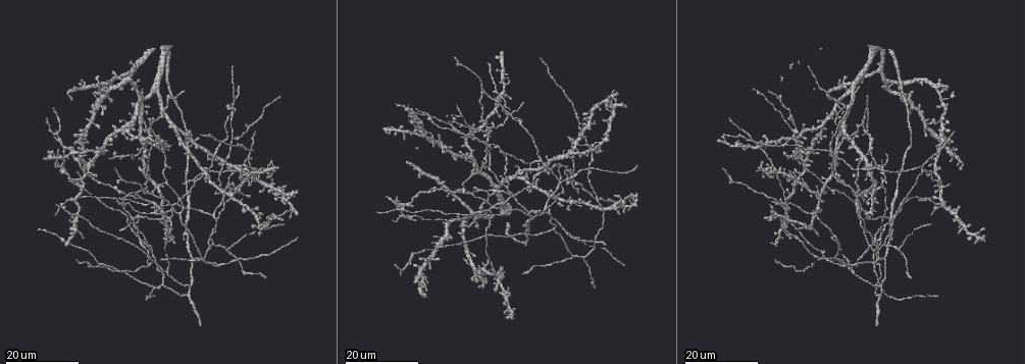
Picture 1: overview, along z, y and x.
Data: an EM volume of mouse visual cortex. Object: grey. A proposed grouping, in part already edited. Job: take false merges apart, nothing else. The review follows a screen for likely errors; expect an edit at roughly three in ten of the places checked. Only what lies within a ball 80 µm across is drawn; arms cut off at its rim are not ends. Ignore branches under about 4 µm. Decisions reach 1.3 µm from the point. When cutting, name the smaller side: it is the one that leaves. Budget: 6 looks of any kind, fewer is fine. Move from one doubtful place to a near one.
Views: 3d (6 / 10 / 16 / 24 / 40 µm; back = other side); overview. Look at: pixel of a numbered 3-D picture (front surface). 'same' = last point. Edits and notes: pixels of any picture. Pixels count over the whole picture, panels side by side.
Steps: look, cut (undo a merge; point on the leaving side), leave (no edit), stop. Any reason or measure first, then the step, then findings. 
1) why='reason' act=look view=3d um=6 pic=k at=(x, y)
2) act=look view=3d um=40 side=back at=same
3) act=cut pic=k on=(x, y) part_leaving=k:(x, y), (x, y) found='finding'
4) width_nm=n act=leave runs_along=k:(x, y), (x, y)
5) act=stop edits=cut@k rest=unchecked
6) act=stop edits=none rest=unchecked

why='thick turns thin' act=look view=3d um=16 pic=1 at=(237, 139)

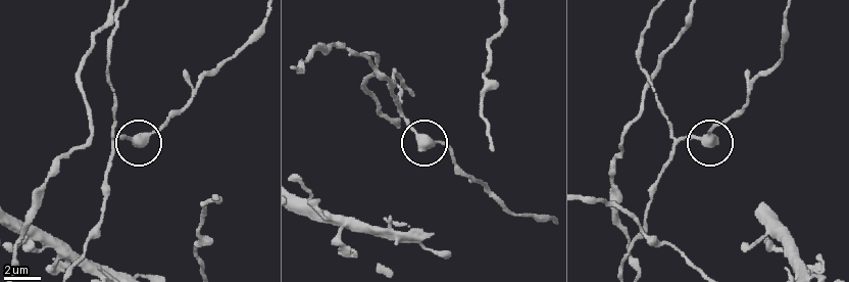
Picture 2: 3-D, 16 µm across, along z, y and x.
act=look view=3d um=10 pic=2 at=(709, 133)

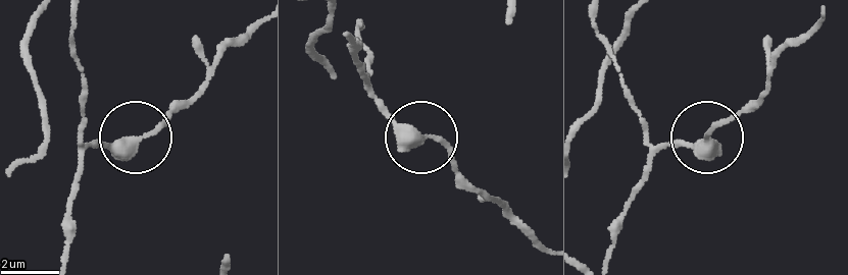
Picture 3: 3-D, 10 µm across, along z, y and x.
width_nm=360 act=leave runs_along=3:(606, 259), (611, 222), (653, 157), (699, 140), (760, 94) found='all the same neuron'

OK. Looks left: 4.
why='three-way junction' act=look view=3d um=24 pic=1 at=(211, 242)

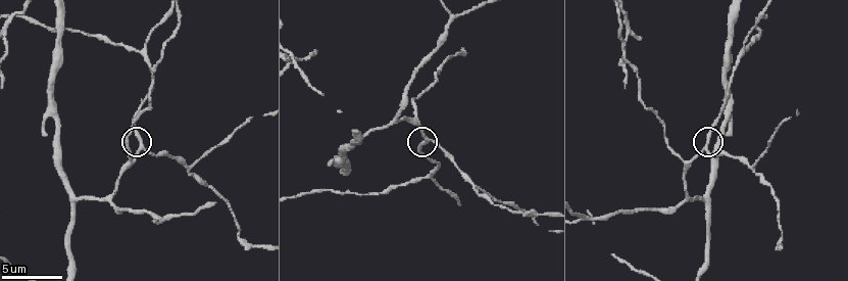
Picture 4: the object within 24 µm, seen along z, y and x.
act=look view=3d um=6 pic=4 at=(140, 148)

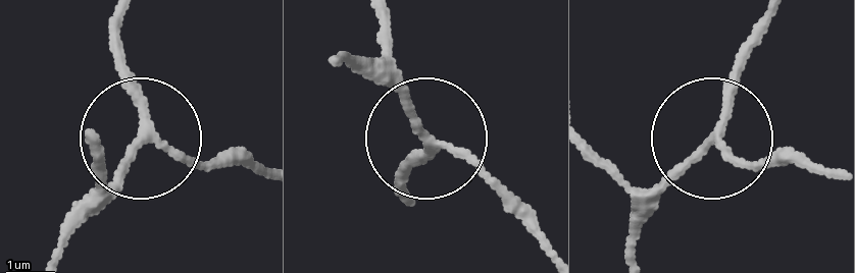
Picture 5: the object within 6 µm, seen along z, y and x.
width_nm=170 act=leave runs_along=5:(335, 62), (380, 74), (510, 204) found='all the same neuron'

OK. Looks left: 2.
why='three arms meet' act=look view=3d um=10 pic=4 at=(709, 199)

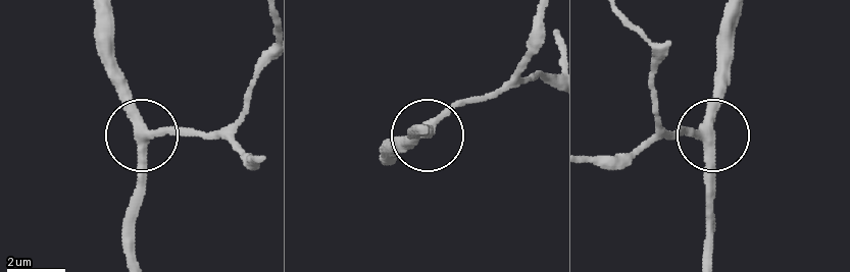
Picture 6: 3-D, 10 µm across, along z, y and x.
width_nm=330 act=leave runs_along=6:(260, 162), (209, 133), (146, 130), (109, 77) found='continuous, no second neuron'

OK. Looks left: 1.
act=stop edits=none rest=unchecked

